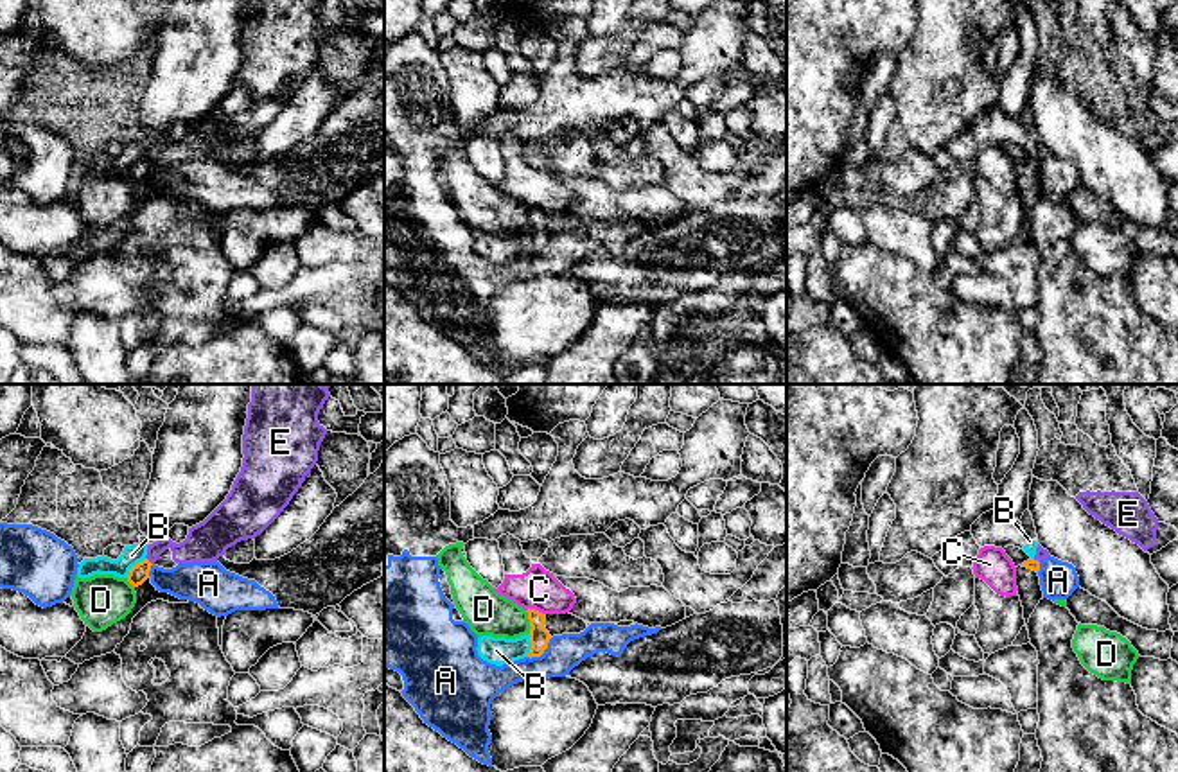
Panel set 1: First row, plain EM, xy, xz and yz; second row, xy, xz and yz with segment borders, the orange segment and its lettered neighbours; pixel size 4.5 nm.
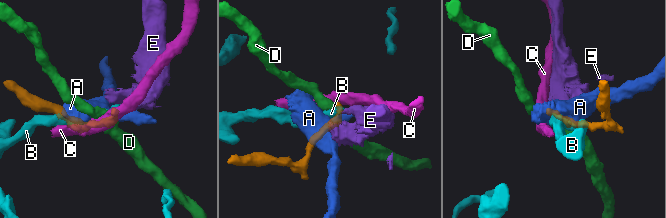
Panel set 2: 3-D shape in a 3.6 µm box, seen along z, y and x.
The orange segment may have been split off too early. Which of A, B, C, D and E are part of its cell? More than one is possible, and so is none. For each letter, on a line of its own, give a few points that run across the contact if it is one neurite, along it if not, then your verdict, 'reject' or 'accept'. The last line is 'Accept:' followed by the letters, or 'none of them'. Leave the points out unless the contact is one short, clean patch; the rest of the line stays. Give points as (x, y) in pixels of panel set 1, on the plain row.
A: reject
B: line xy (144, 155), (126, 175); reject
C: line xz (527, 207), (537, 207), (543, 212); reject
D: line xz (525, 209), (530, 230); reject
E: line xy (146, 155), (151, 162); reject
Accept: none of them

